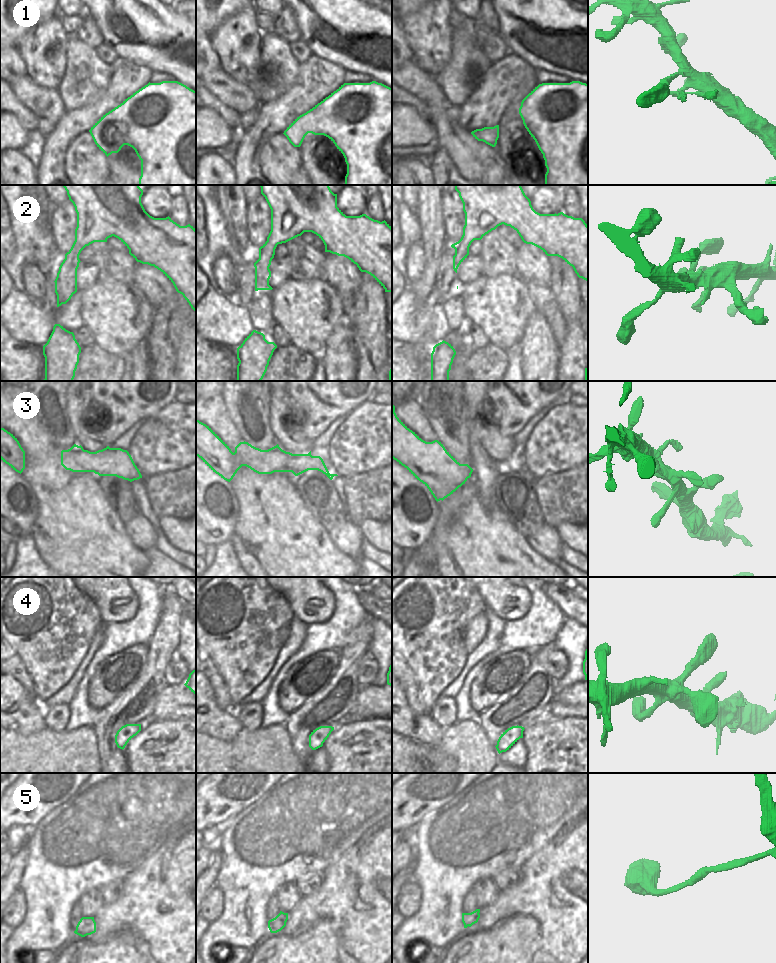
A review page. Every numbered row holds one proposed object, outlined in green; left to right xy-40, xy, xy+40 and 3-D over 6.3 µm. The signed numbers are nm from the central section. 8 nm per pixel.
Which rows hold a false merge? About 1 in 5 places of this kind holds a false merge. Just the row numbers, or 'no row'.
1

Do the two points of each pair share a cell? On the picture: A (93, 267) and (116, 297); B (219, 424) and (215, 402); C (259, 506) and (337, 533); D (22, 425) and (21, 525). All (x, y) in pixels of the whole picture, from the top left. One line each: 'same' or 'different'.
A: different
B: same
C: different
D: different

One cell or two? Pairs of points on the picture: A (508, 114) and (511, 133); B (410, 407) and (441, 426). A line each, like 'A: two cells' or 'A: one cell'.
A: one cell
B: two cells

